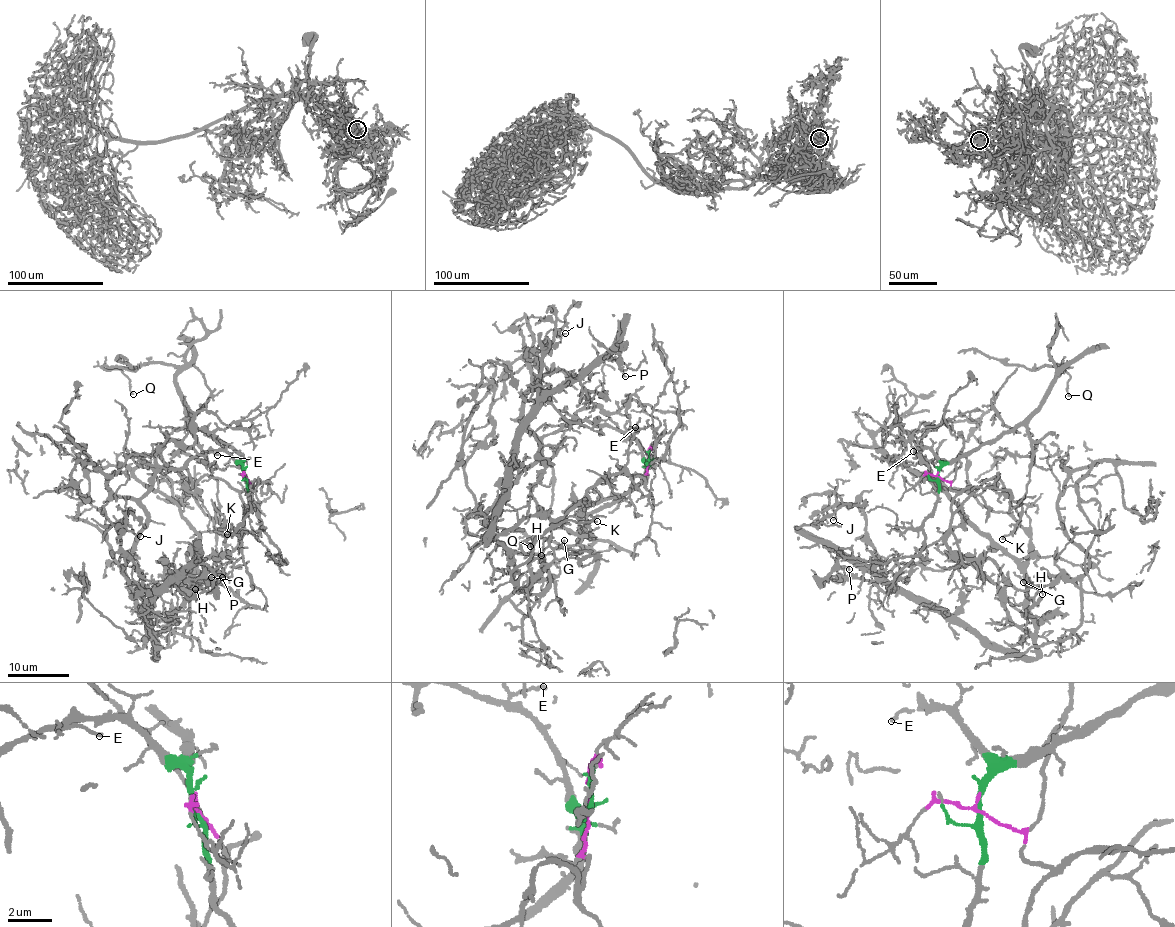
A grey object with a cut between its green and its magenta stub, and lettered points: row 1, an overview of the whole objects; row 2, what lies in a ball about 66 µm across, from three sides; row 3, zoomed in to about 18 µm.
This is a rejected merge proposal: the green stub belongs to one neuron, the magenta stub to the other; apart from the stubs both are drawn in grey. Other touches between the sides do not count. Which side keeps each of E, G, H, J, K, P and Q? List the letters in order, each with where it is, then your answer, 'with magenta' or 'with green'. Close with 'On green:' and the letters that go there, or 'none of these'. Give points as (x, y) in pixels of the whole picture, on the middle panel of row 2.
E: place (635, 427); with green
G: place (564, 540); with magenta
H: place (541, 555); with magenta
J: place (565, 333); with magenta
K: place (597, 521); with green
P: place (625, 376); with magenta
Q: place (530, 546); with green
On green: E, K, Q

